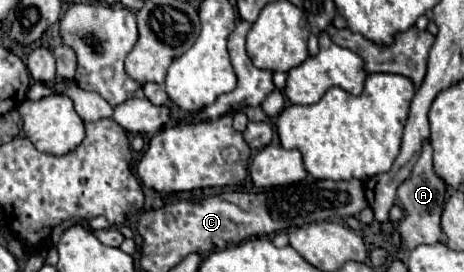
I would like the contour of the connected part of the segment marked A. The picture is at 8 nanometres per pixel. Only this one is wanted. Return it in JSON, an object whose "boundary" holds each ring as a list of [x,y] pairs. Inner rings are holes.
{"boundary":[[[429,141],[423,143],[421,155],[409,175],[407,181],[403,181],[397,189],[397,199],[405,211],[403,219],[397,225],[397,235],[401,239],[401,249],[415,249],[417,245],[423,243],[439,243],[443,241],[443,231],[441,231],[441,213],[445,207],[445,195],[447,195],[447,183],[435,173],[433,169],[433,159],[431,159],[431,145]]]}

